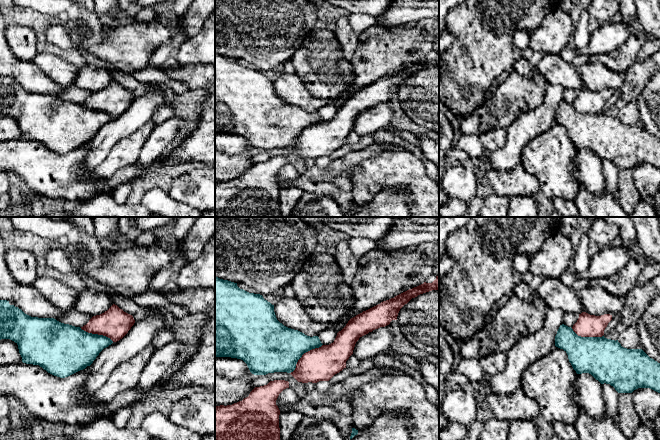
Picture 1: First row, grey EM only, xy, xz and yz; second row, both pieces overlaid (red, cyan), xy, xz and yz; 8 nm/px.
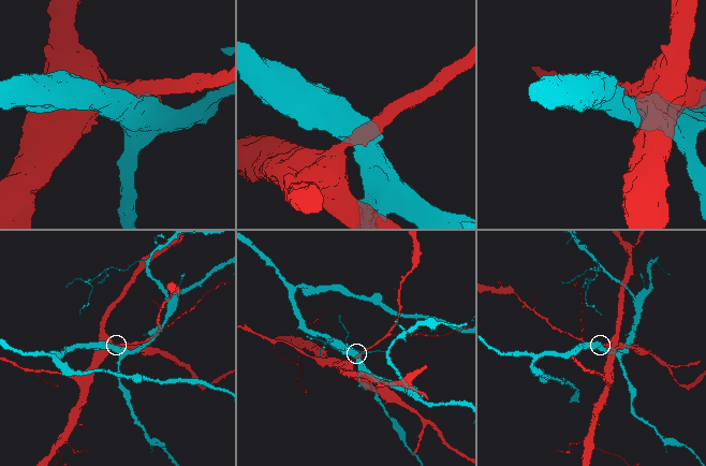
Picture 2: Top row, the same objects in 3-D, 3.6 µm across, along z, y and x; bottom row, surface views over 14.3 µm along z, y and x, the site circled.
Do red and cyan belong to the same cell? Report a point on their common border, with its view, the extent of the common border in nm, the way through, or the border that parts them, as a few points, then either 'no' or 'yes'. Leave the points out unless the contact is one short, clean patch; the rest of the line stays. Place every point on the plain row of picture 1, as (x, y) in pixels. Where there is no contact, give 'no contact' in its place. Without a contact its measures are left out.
meets red in xz at (303, 130); contact 360 nm long; no

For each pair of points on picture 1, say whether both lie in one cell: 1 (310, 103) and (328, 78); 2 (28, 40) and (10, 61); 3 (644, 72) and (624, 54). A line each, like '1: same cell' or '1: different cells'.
1: different cells
2: different cells
3: different cells

